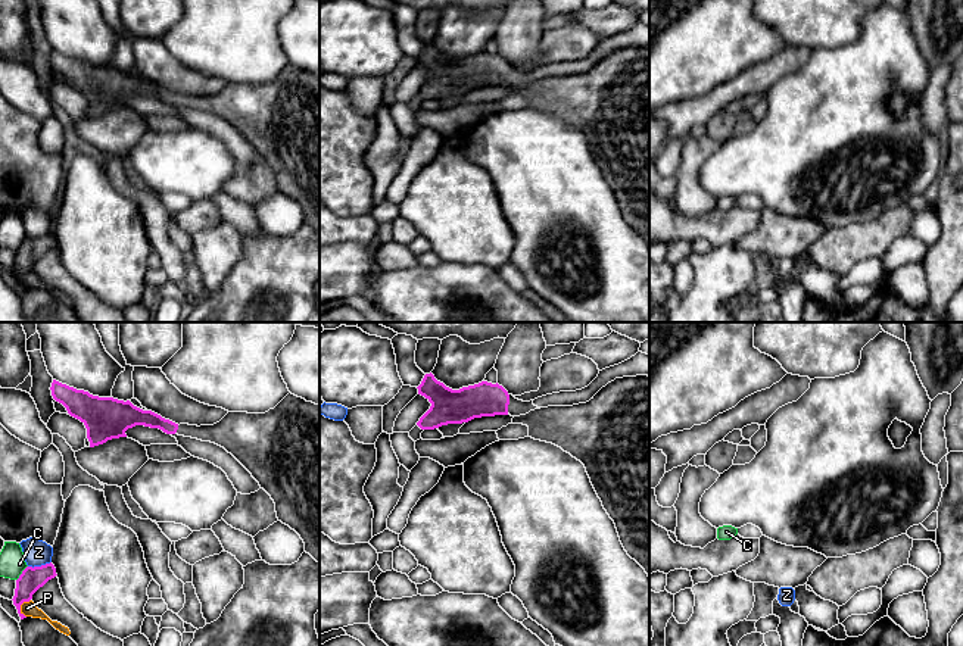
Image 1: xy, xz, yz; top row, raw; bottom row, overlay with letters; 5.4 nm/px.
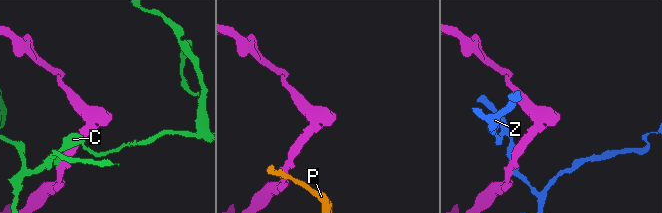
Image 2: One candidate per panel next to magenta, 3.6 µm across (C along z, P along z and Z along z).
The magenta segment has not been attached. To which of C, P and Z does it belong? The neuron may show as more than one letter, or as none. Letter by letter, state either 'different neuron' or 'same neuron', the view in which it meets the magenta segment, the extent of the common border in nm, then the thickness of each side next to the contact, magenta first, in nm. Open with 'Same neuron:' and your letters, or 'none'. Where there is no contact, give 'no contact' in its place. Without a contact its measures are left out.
Same neuron: none
C: different neuron | xy | 110 nm | 130/140 nm
P: different neuron | xy | 110 nm | 130/80 nm
Z: different neuron | xy | 130 nm | 130/140 nm

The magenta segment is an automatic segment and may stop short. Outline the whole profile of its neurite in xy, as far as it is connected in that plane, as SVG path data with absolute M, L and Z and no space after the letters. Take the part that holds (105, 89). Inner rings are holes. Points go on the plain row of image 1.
M56 50L52 53L52 66L62 74L68 84L80 90L87 99L90 118L106 113L112 109L127 107L125 102L135 96L159 99L166 104L178 104L184 107L211 112L224 118L231 124L259 153L275 174L278 191L294 200L305 213L305 222L320 233L320 75L306 72L289 63L274 79L265 84L228 82L219 93L214 96L188 96L175 94L152 81L143 81L134 77L130 71L118 71L113 68L99 68L88 62L77 60Z

